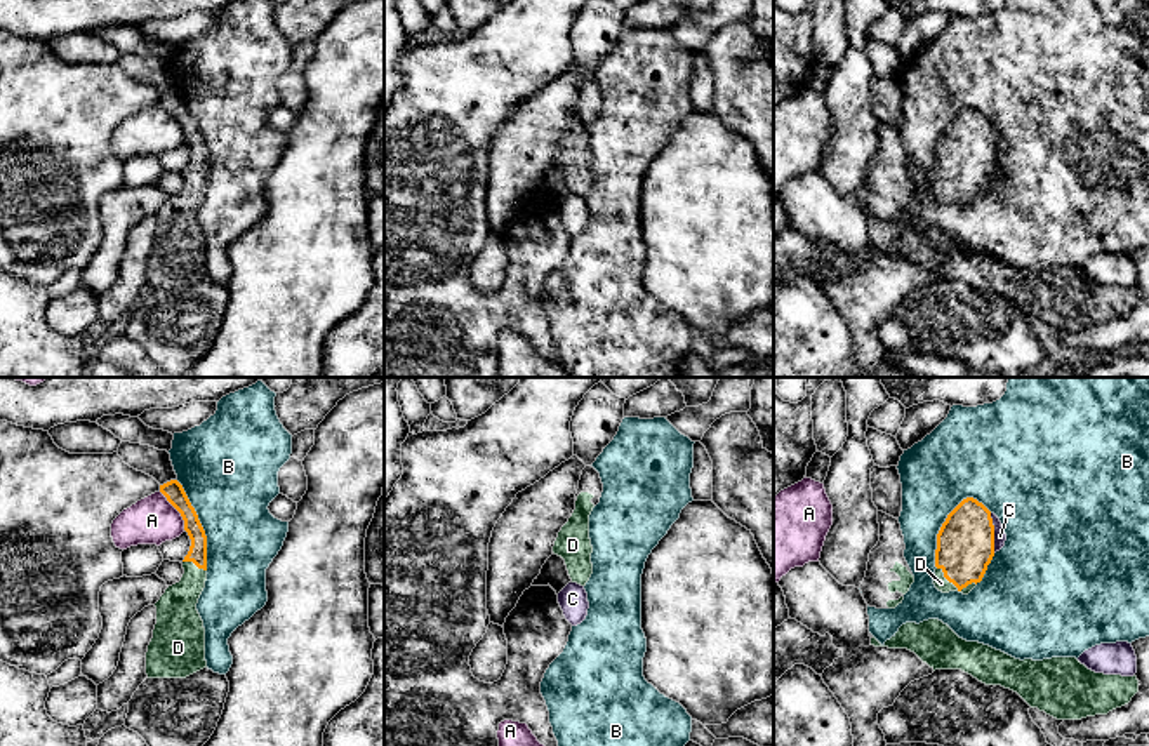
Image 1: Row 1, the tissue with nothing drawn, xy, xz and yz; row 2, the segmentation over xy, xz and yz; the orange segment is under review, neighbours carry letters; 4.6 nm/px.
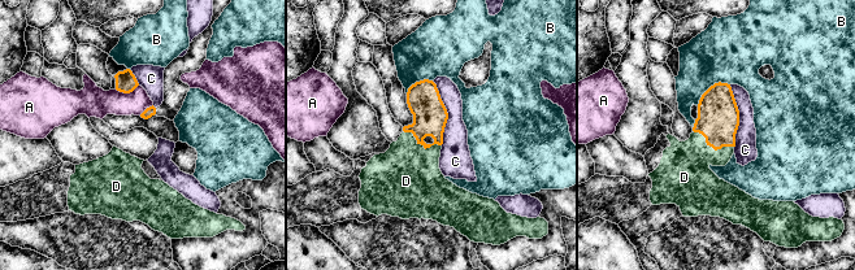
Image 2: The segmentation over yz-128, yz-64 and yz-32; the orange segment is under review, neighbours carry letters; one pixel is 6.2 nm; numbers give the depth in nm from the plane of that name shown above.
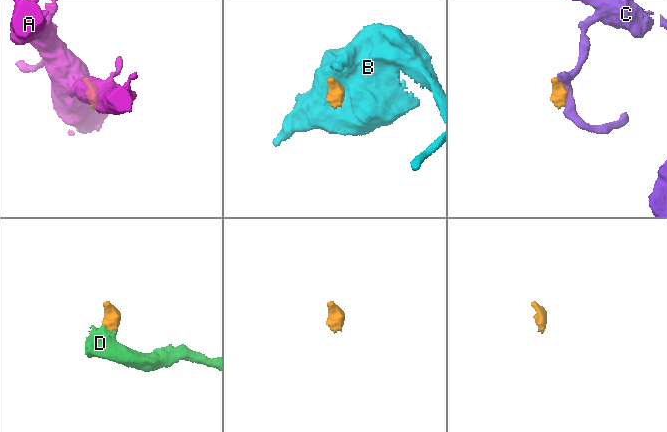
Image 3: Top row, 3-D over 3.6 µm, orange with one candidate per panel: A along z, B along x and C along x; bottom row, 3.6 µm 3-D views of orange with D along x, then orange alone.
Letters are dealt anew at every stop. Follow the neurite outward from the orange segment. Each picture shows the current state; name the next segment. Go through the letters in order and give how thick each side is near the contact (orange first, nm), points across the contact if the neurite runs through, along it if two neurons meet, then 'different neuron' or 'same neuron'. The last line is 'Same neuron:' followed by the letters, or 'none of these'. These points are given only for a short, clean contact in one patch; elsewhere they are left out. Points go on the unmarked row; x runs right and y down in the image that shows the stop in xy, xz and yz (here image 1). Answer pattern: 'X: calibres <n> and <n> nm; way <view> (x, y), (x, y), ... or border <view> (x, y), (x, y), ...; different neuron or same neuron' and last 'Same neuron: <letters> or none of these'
A: calibres 90 and 220 nm; border xy (159, 101), (179, 124), (185, 139); different neuron
B: calibres 280 and 340 nm; different neuron
C: calibres 280 and 60 nm; different neuron
D: calibres 280 and 70 nm; way yz (965, 153), (956, 197), (941, 193); same neuron
Same neuron: D

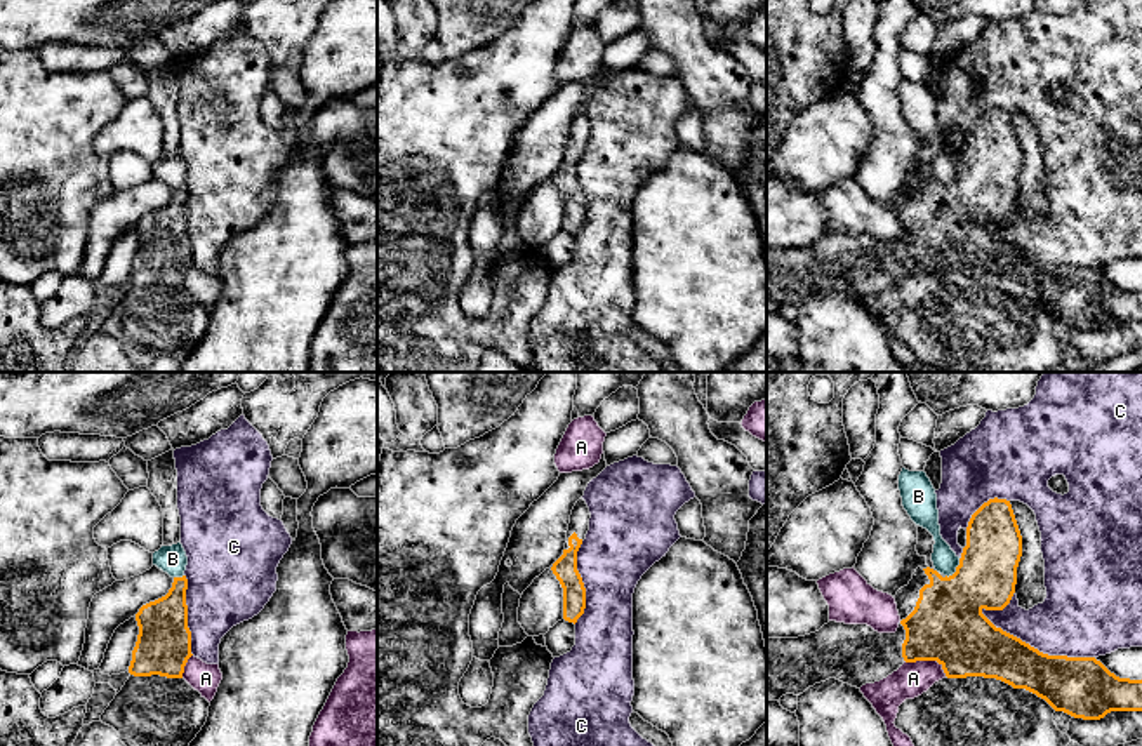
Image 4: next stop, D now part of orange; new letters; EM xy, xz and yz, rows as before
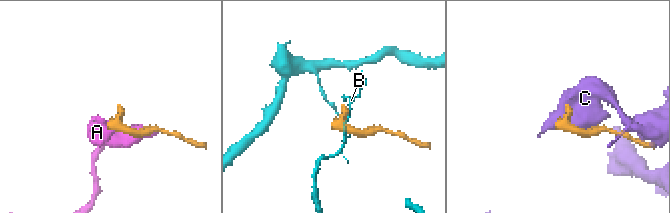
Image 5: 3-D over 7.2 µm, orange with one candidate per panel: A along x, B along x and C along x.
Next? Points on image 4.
A: calibres 340 and 160 nm; border yz (904, 270), (936, 272), (946, 286); different neuron
B: calibres 320 and 110 nm; border yz (960, 169), (960, 174), (948, 188); different neuron
C: calibres 280 and 360 nm; different neuron
Same neuron: none of these

